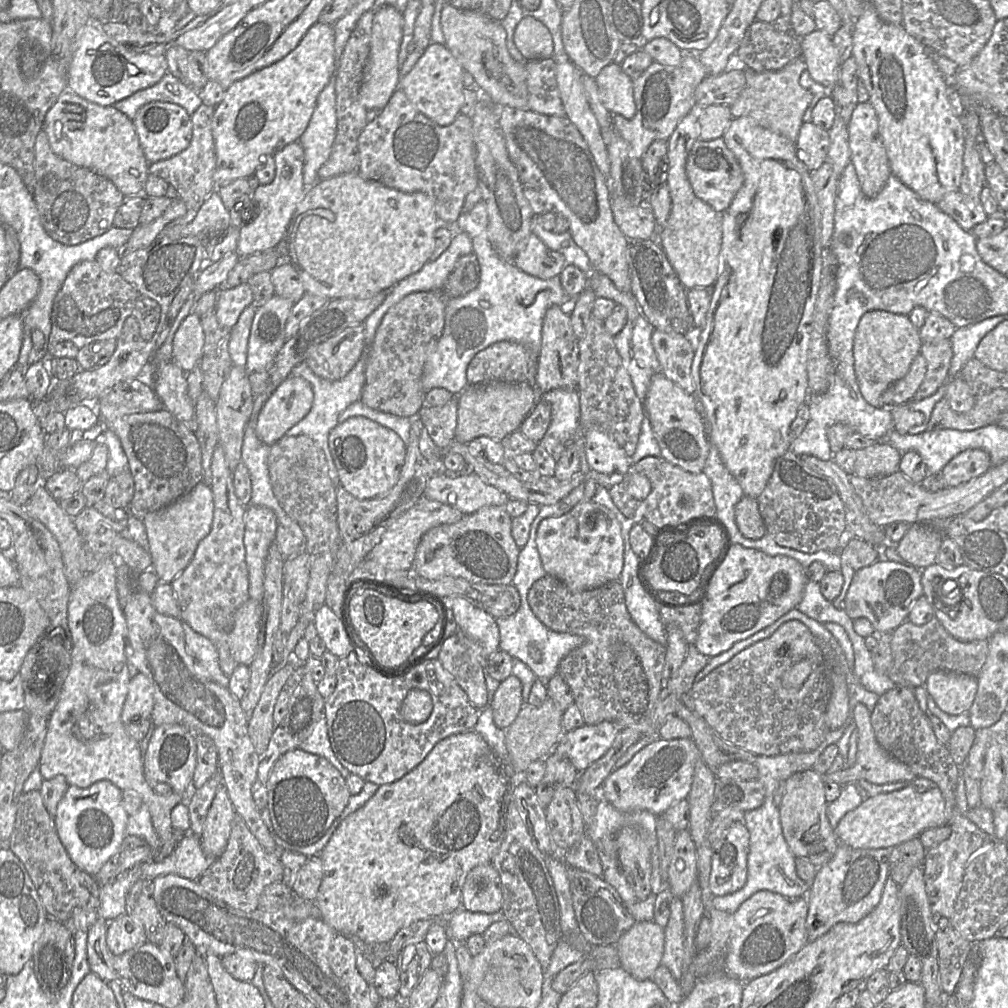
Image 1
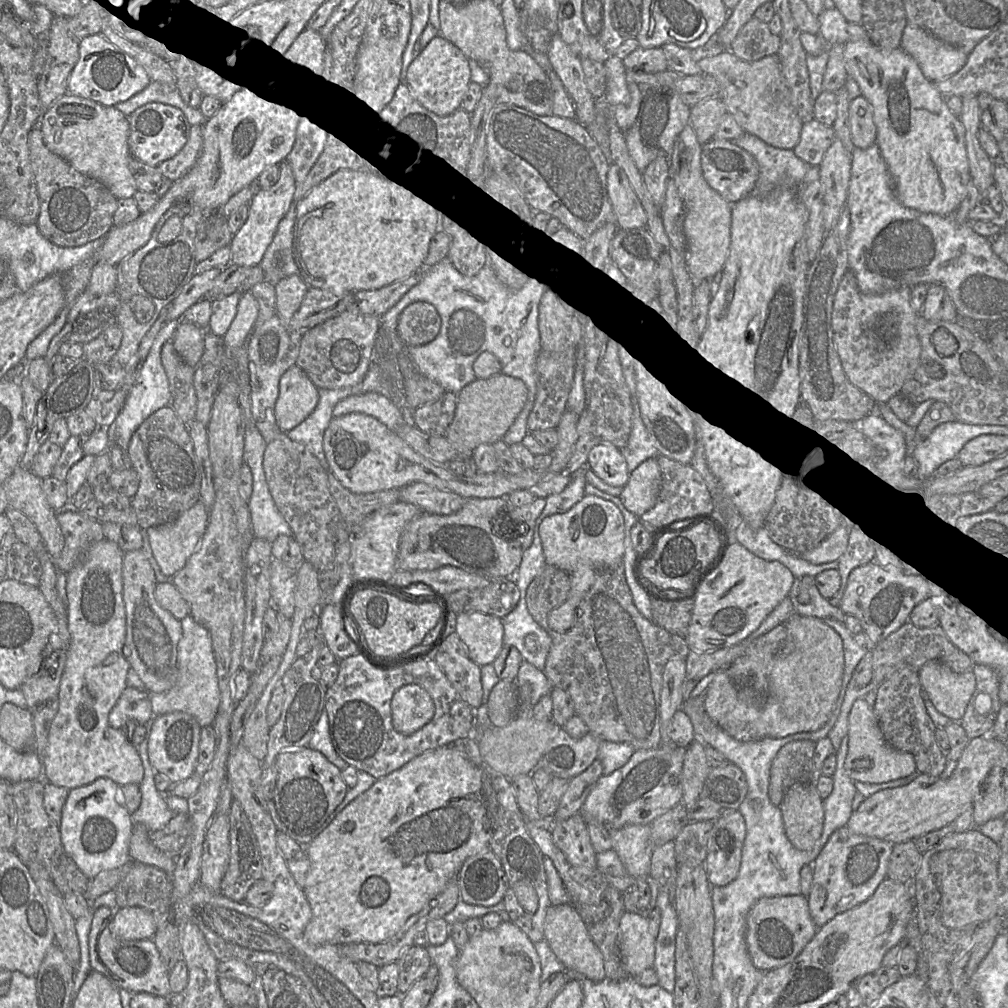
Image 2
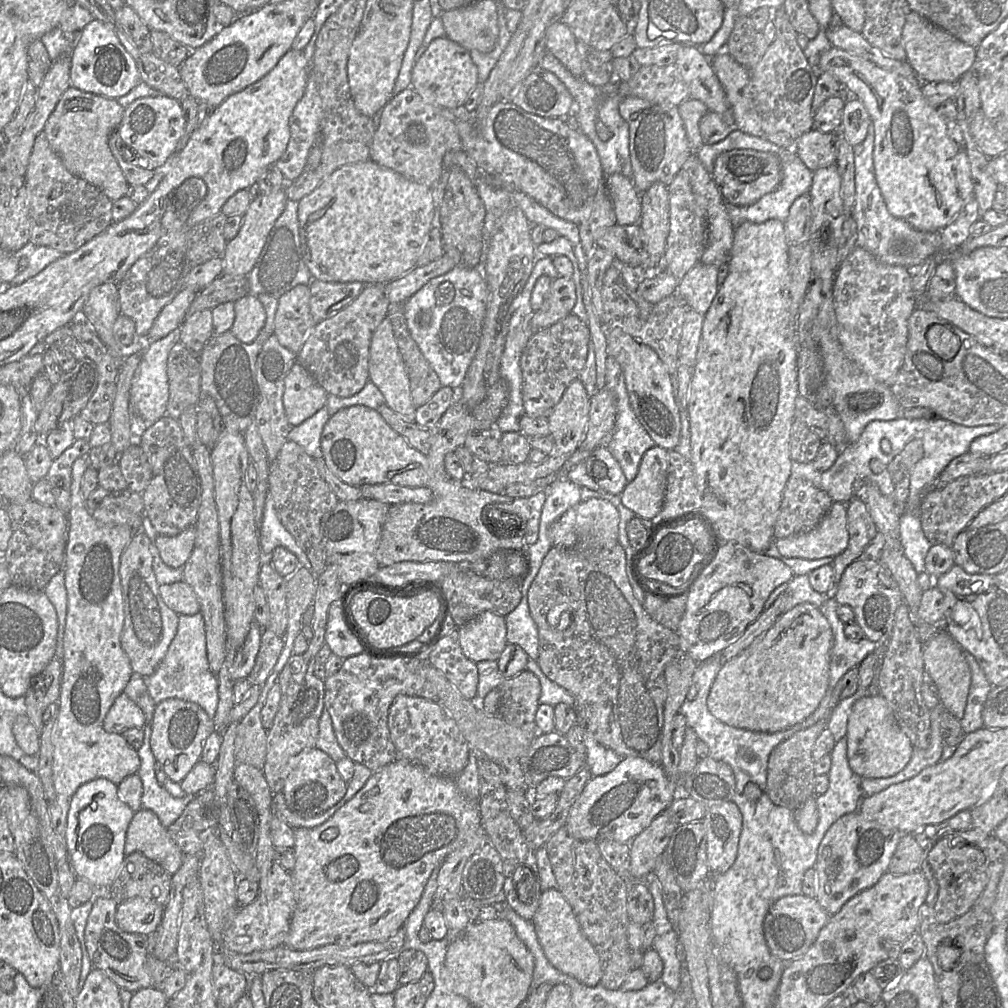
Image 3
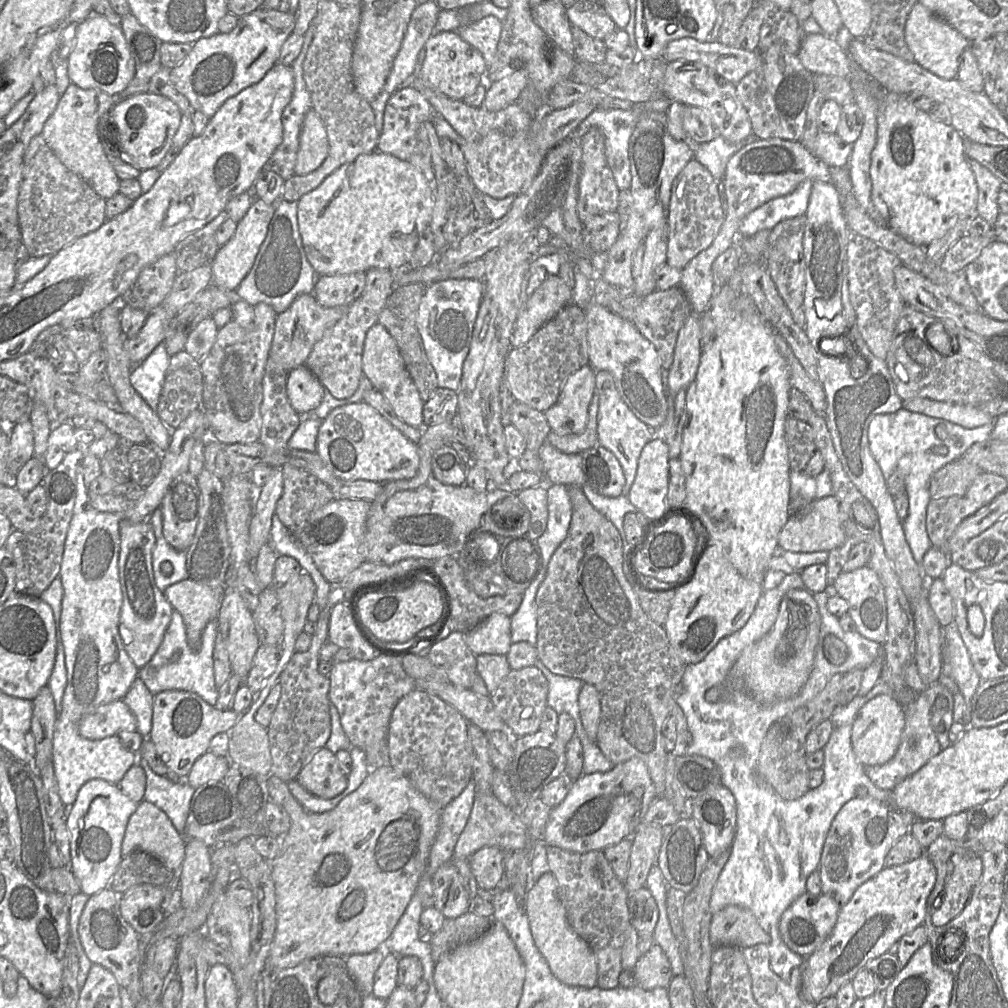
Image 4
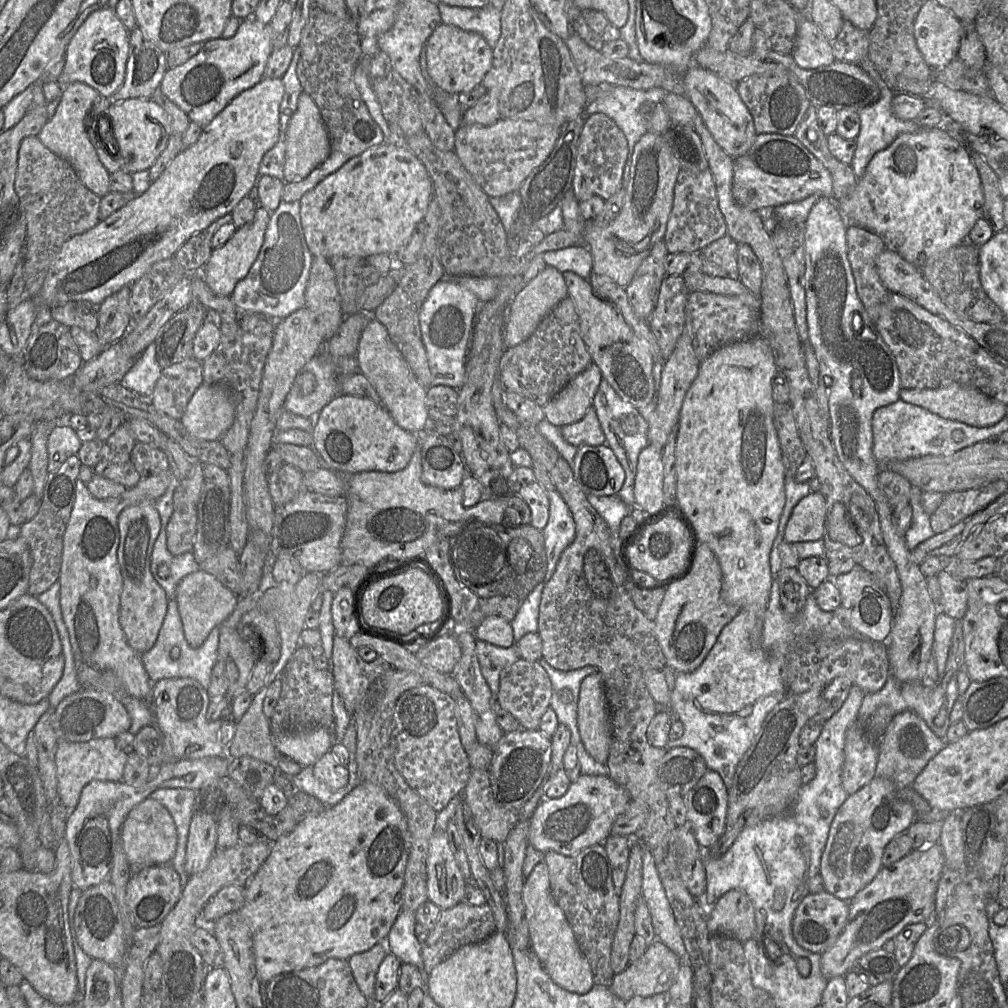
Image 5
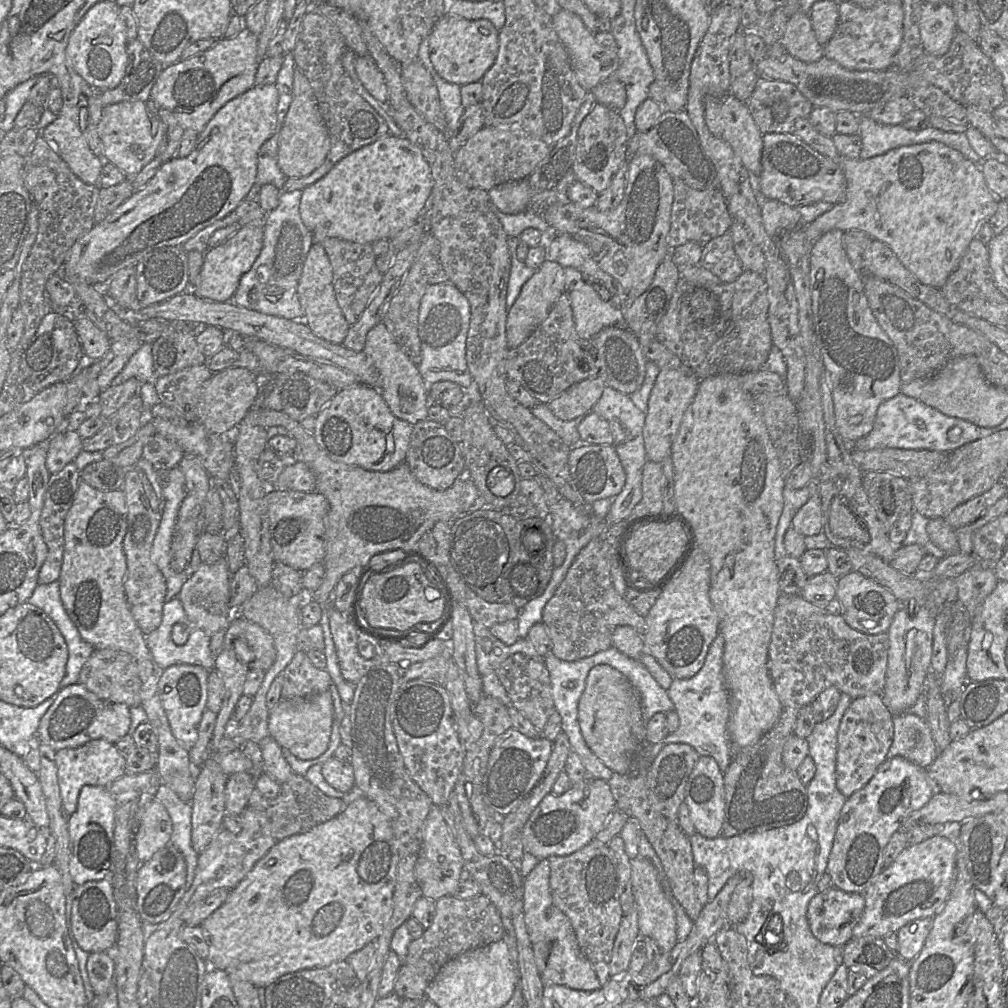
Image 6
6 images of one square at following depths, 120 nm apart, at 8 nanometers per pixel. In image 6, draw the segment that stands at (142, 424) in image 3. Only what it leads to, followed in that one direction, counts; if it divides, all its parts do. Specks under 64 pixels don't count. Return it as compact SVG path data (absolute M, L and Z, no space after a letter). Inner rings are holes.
M143 343L111 381L110 386L119 385L130 378L136 378L140 383L155 382L157 377L153 367L152 343Z

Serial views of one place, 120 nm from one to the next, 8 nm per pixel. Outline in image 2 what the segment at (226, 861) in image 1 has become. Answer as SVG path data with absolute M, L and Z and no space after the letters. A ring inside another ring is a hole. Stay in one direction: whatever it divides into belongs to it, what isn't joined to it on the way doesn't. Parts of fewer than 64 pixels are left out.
M232 800L228 813L229 820L229 863L220 885L220 893L235 901L244 902L249 888L262 879L262 860L256 836L251 824L237 800Z

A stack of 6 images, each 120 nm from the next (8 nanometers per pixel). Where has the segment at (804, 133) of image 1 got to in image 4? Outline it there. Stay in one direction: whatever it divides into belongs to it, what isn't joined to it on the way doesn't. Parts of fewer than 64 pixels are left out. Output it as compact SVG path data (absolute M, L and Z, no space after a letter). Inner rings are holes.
M819 131L814 142L813 154L828 167L847 167L853 144L844 142L837 133Z

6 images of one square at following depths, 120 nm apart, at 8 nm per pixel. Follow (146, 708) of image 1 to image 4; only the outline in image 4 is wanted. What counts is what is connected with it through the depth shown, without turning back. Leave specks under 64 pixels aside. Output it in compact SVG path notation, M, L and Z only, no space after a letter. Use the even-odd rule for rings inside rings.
M122 700L98 707L78 724L79 734L90 740L115 736L122 731L136 731L136 719Z

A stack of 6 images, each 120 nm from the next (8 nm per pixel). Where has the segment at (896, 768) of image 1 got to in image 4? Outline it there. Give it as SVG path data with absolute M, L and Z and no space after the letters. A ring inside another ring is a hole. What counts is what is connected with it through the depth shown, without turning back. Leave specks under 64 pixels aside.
M880 694L865 703L852 724L852 749L865 767L883 765L891 760L900 744L905 726L904 711L900 703L892 696Z

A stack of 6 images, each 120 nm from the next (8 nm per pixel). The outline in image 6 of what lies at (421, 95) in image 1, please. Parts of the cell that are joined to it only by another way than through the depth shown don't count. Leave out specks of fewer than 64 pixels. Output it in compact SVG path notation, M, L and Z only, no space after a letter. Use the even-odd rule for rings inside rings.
M443 14L428 35L429 58L438 75L449 83L463 86L479 82L496 60L498 37L499 31L487 19L468 20Z

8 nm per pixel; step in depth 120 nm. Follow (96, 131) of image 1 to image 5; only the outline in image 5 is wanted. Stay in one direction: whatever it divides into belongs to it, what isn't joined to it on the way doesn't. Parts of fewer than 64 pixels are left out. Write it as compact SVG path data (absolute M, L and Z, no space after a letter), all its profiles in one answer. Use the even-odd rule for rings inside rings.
M82 82L62 86L62 94L55 115L49 119L37 137L50 151L65 159L81 182L100 198L110 192L110 173L101 163L88 134L88 118L94 117L91 107L100 93Z

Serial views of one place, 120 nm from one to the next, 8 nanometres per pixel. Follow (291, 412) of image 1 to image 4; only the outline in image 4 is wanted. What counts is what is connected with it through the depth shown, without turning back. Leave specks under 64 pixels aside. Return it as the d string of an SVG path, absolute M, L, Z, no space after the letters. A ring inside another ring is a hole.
M305 365L288 373L287 396L293 409L300 415L313 412L322 402L325 388Z

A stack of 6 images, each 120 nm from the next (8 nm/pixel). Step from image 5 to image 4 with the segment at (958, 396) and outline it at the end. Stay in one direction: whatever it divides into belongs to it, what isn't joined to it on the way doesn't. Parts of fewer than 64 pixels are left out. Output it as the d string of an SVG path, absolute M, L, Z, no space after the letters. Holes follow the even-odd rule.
M928 398L903 400L902 407L910 412L947 420L967 429L974 429L987 423L994 423L995 420L991 415L971 406Z

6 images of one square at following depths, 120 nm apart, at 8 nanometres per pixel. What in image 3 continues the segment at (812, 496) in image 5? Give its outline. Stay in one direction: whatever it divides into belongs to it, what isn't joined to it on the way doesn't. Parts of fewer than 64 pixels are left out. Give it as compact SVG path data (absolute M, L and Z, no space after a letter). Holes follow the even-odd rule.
M833 502L828 513L812 530L775 540L780 554L787 558L821 559L842 553L849 541L847 504Z

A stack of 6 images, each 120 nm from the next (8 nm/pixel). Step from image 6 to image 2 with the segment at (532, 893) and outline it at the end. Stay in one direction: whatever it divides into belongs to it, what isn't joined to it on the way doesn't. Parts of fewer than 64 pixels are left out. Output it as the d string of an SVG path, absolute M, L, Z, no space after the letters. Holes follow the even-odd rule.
M571 903L551 905L548 908L544 924L544 939L567 968L581 973L594 982L606 979L603 956L594 944L580 914Z

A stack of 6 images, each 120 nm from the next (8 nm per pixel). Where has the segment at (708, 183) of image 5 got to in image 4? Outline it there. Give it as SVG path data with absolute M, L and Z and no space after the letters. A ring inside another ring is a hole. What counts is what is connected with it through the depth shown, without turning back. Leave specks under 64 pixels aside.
M693 158L674 179L668 207L668 246L666 263L682 270L691 259L708 248L725 219L718 182L708 169Z

